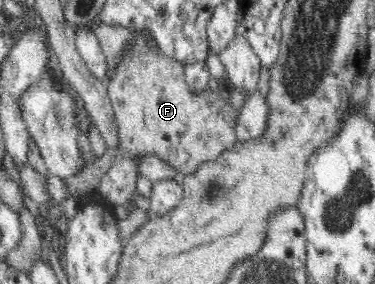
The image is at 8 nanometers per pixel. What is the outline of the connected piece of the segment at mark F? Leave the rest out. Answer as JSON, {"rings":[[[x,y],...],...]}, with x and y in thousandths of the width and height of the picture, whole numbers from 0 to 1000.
{"rings":[[[392,99],[368,102],[365,141],[352,134],[336,158],[320,222],[299,236],[301,254],[288,275],[285,317],[309,408],[317,507],[307,521],[301,577],[269,627],[261,662],[261,680],[304,729],[331,722],[347,750],[363,732],[352,708],[363,680],[363,620],[371,616],[365,577],[357,574],[363,553],[408,546],[472,595],[483,620],[512,613],[533,574],[576,563],[592,532],[613,525],[632,500],[629,419],[637,398],[611,356],[589,352],[573,320],[549,313],[531,331],[512,324],[491,282],[488,222],[437,194],[427,173],[411,173],[413,148],[389,155],[387,130],[373,123],[376,109],[392,134],[405,120]]]}

